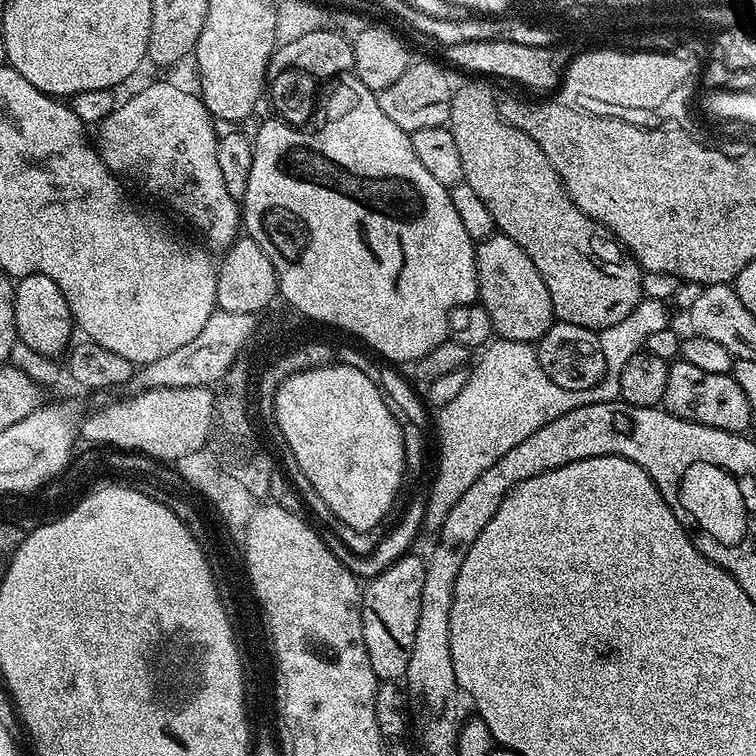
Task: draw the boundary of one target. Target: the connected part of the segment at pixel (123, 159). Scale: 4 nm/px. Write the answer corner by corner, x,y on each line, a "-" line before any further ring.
148,84
141,90
137,96
132,96
128,101
121,103
119,106
112,109
112,113
106,117
104,121
98,126
100,132
100,144
98,140
98,151
102,162
112,171
121,181
127,182
129,180
132,184
137,184
142,191
148,196
153,196
160,204
165,204
170,211
176,216
181,216
198,235
204,236
203,243
209,249
220,248
219,250
226,250
232,245
242,232
242,204
237,197
230,194
230,190
226,188
226,178
222,176
222,166
218,164
218,146
216,141
218,139
217,121
211,114
208,113
208,107
200,99
195,91
187,92
184,88
179,88
176,84

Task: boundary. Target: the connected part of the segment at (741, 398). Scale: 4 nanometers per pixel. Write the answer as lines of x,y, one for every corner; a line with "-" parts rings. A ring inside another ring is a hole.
679,358
669,363
662,407
671,416
677,416
686,422
737,434
747,433
748,423
754,420
750,404
746,402
746,394
742,394
742,386
738,386
731,374
710,374

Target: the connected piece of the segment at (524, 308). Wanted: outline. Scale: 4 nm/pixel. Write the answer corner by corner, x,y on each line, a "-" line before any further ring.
493,234
487,240
479,241
476,244
476,277
480,287
479,303
483,304
486,314
490,314
493,333
499,339
532,344
539,342
553,326
550,290
546,290
546,282
542,282
542,274
538,274
538,270
534,270
534,262
530,262
530,258
526,258
526,250
522,250
522,246
518,246
518,242
499,234

